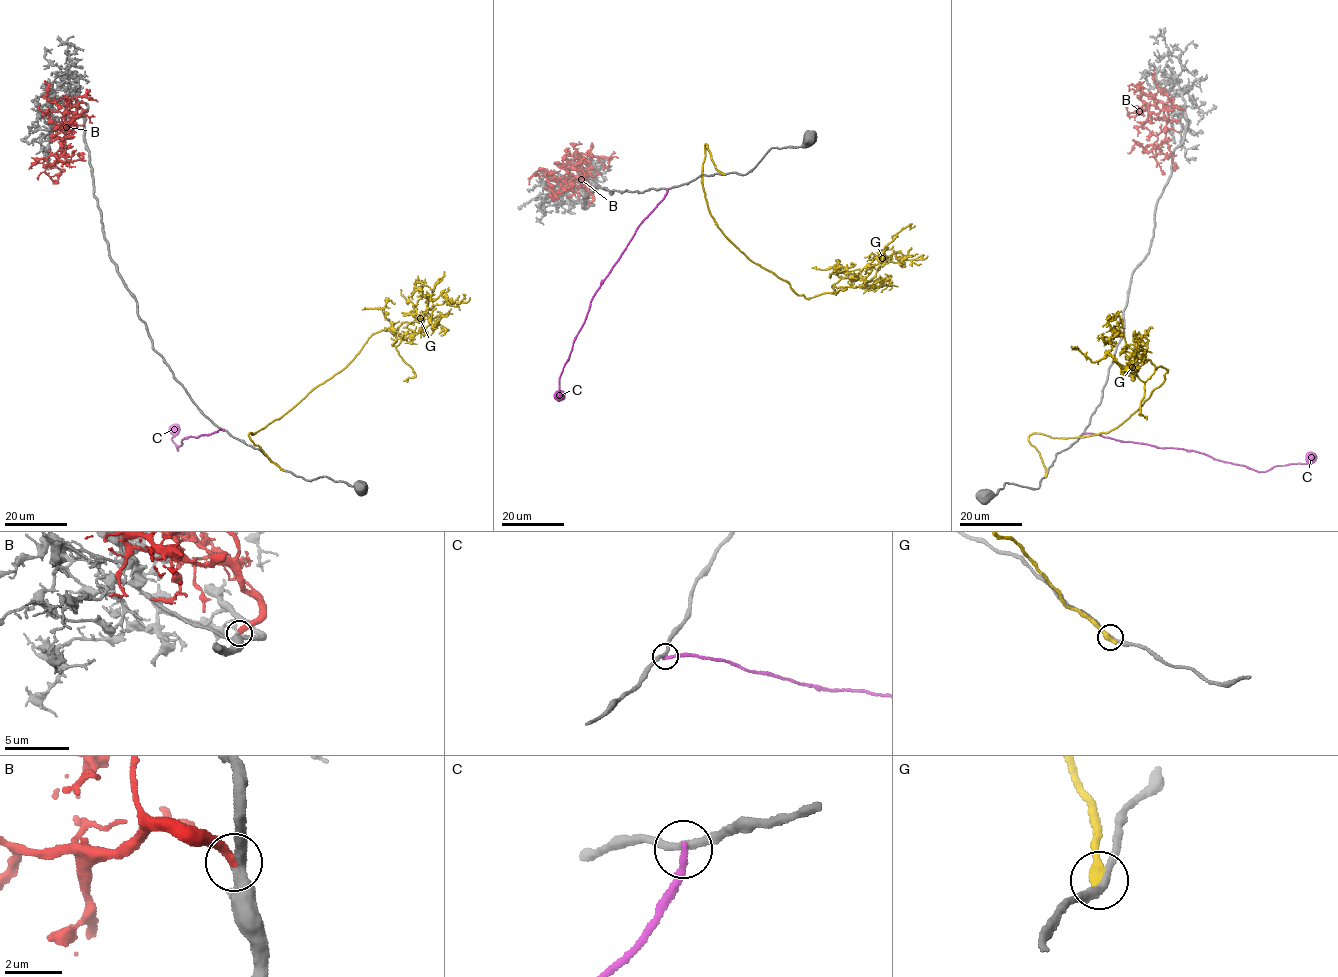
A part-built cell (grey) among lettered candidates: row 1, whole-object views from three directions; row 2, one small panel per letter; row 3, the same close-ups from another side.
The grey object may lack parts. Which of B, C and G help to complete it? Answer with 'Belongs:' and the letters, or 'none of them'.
Belongs: B

